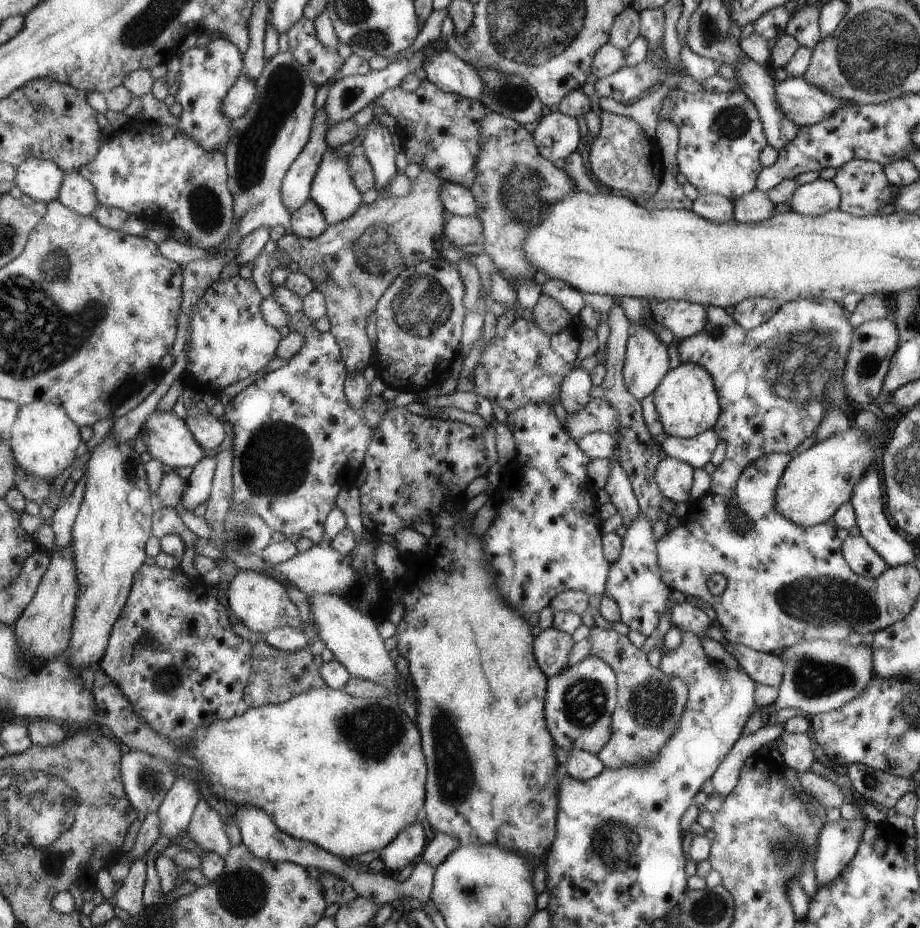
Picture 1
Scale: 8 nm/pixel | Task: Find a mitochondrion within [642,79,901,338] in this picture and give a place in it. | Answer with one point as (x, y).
(731, 123)

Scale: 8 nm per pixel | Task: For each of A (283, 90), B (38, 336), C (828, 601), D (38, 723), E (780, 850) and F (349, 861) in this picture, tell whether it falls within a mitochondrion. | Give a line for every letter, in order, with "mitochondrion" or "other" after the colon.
A: mitochondrion
B: mitochondrion
C: mitochondrion
D: other
E: mitochondrion
F: other

